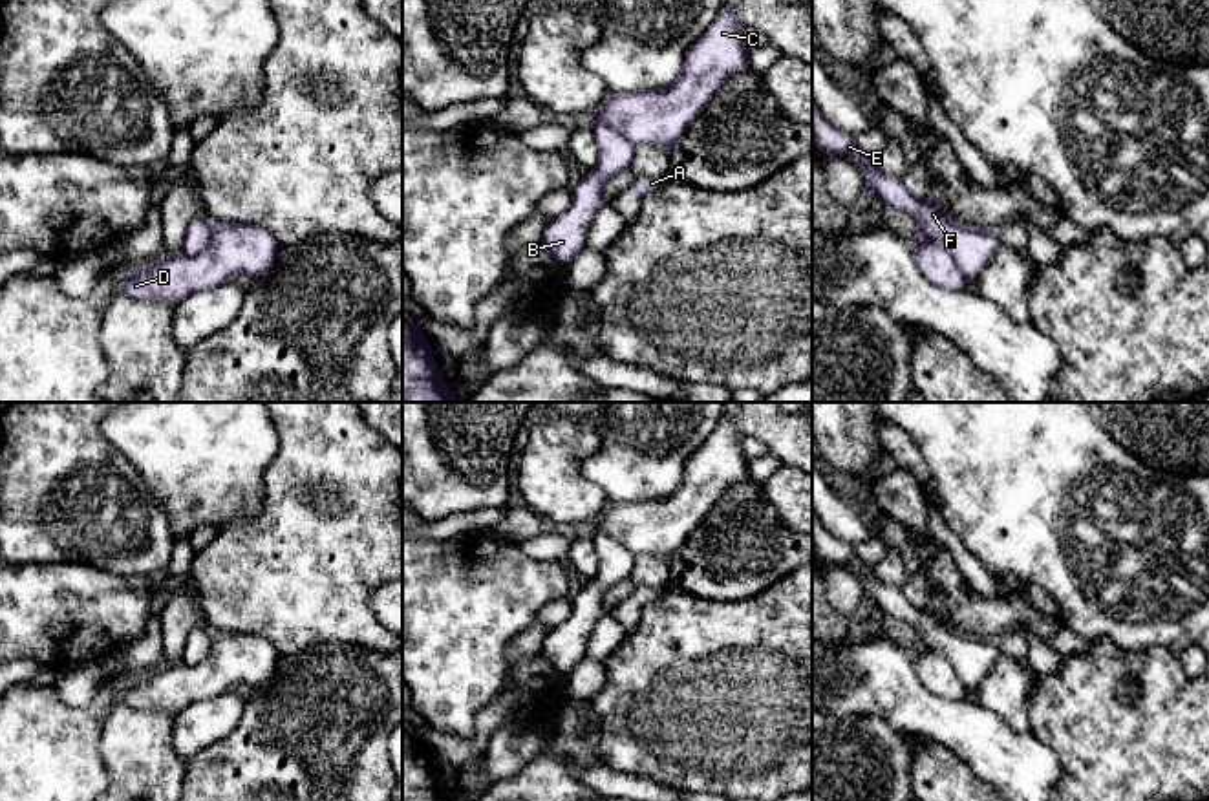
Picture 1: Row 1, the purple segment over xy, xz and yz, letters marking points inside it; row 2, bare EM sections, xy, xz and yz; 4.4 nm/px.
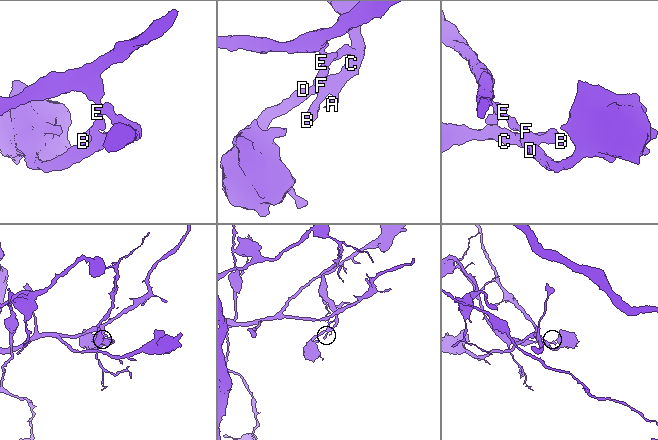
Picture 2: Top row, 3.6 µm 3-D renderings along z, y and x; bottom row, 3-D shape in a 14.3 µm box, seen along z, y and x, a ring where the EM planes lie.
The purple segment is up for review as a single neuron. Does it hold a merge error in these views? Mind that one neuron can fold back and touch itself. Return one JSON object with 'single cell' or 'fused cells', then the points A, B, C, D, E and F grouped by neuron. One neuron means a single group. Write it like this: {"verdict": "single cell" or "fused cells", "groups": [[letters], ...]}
{"verdict": "single cell", "groups": [["A", "B", "C", "D", "E", "F"]]}

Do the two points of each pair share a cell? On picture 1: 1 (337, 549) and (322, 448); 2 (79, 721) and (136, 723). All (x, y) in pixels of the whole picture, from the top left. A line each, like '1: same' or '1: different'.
1: same
2: different

